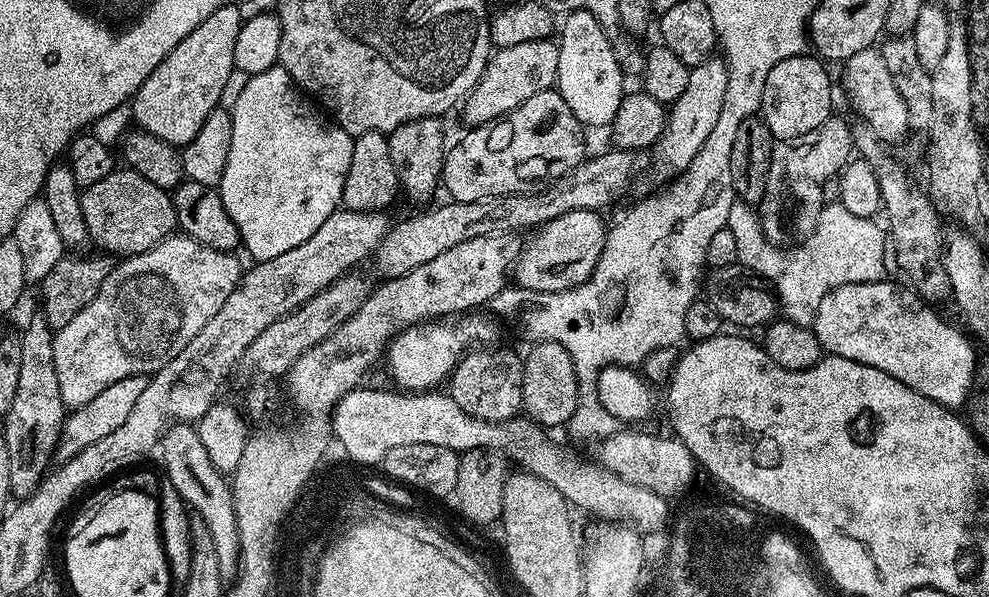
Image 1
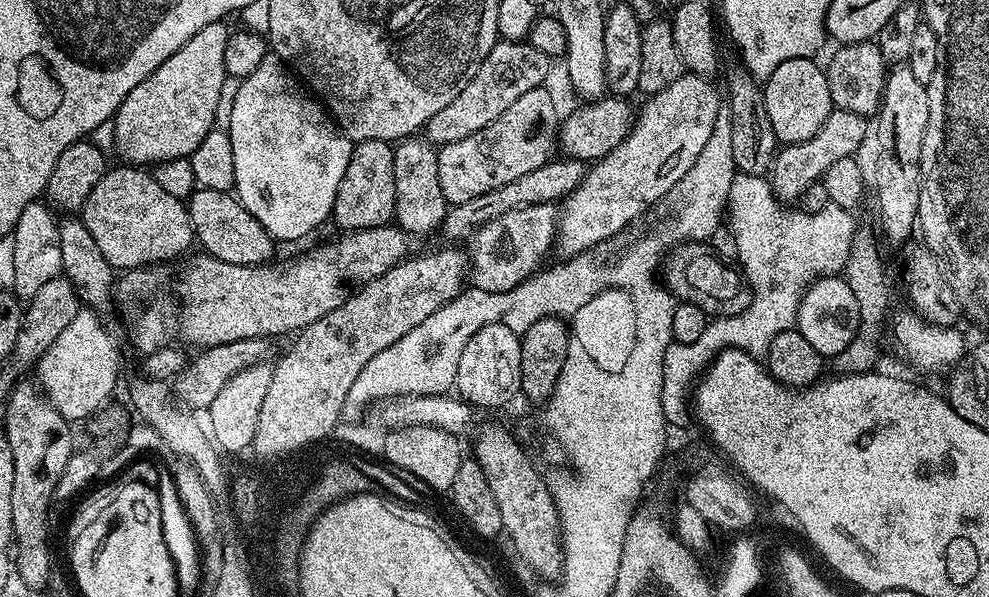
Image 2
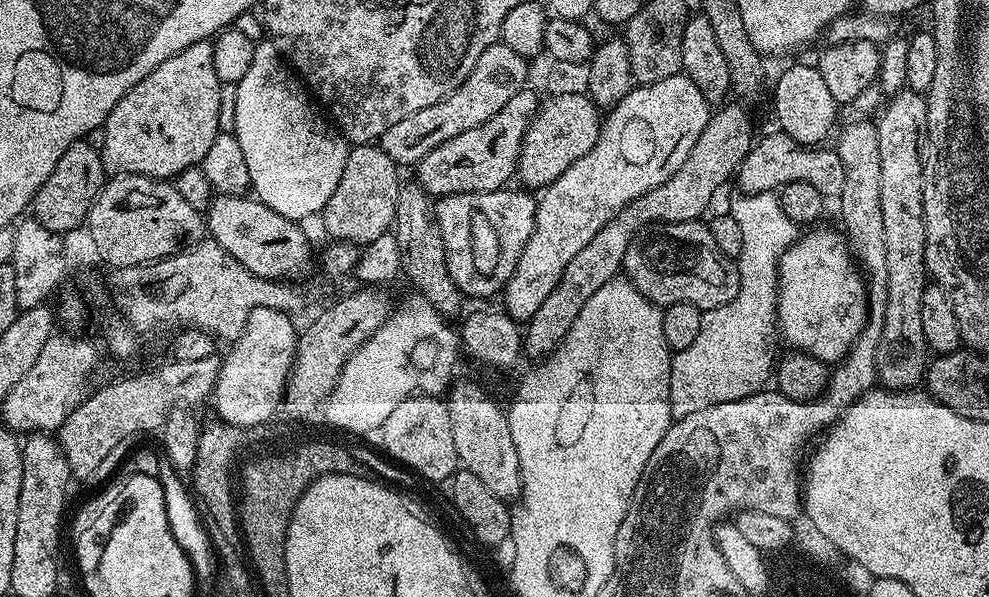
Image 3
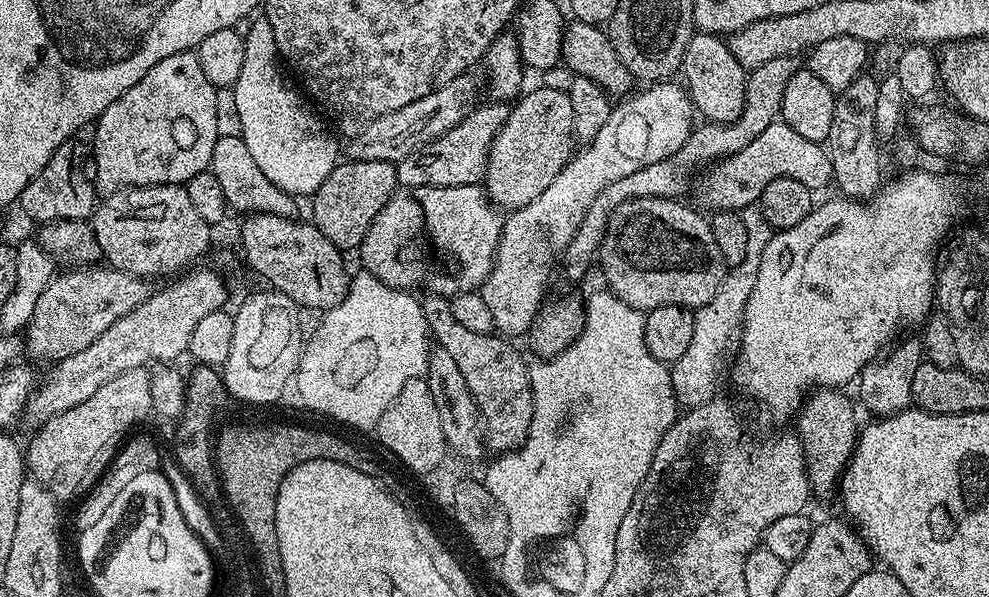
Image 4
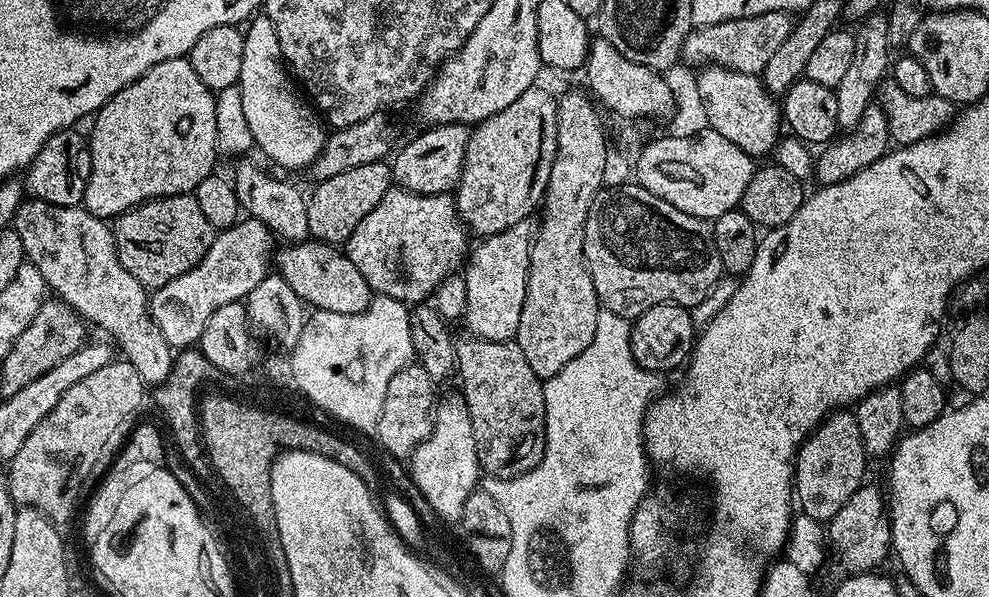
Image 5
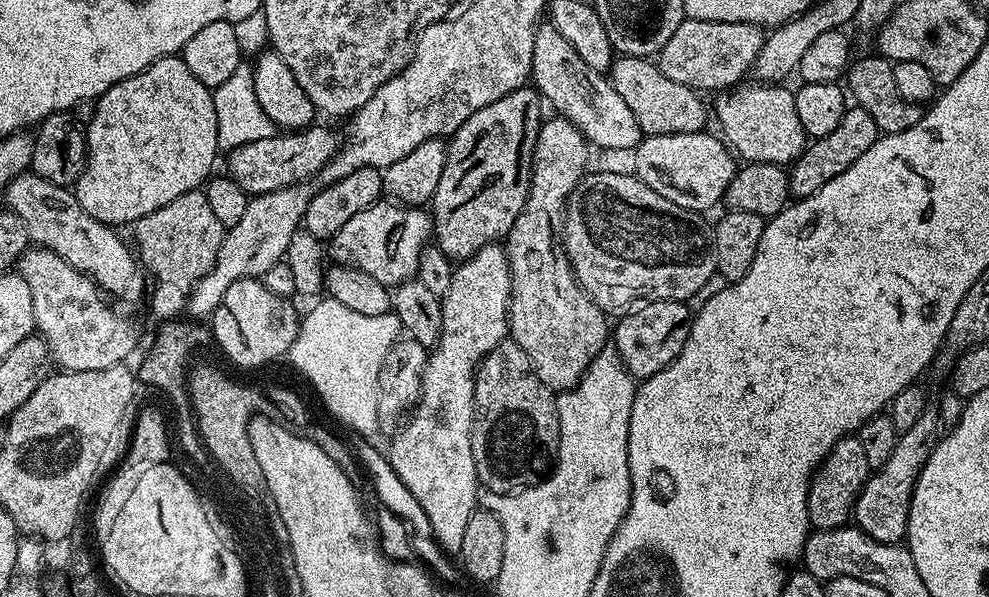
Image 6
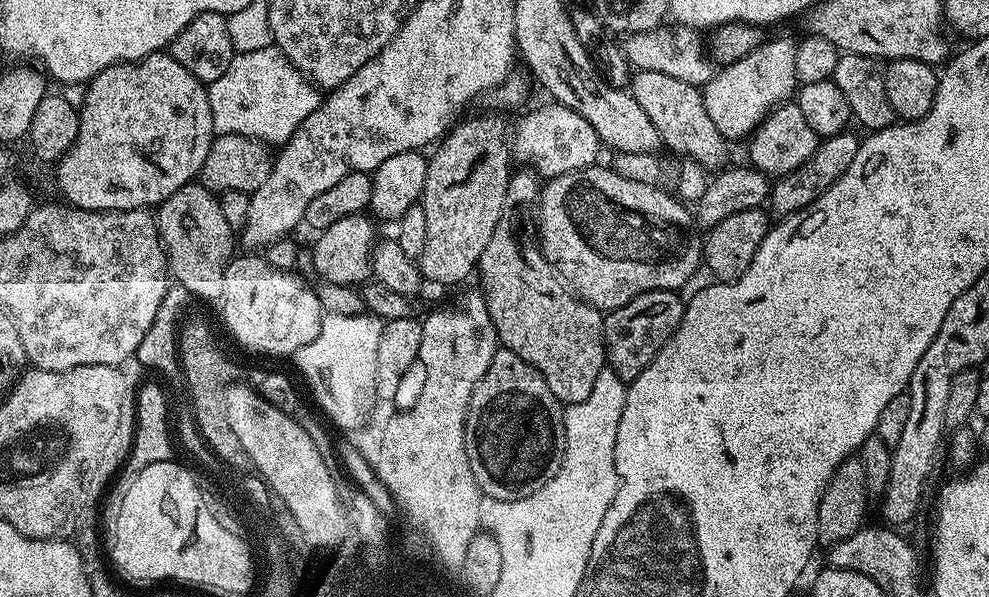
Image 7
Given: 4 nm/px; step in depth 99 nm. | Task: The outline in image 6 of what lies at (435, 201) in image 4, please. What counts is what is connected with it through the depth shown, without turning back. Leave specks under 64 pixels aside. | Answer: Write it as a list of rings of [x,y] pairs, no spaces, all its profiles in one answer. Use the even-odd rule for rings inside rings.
[[[381,198],[366,210],[354,214],[354,218],[350,218],[350,222],[327,241],[326,252],[337,264],[366,270],[366,274],[378,278],[378,282],[399,286],[416,276],[422,250],[433,236],[433,220],[423,207]]]

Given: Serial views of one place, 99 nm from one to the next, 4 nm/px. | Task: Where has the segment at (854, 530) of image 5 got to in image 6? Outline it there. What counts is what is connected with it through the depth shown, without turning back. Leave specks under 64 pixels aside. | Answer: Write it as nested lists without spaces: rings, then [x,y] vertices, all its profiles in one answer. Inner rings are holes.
[[[925,410],[910,430],[897,435],[894,454],[890,454],[885,464],[869,475],[863,490],[856,496],[855,527],[861,528],[870,538],[887,544],[899,544],[907,537],[914,486],[918,482],[922,466],[926,466],[926,458],[930,458],[938,443],[941,432],[939,413],[936,410]]]

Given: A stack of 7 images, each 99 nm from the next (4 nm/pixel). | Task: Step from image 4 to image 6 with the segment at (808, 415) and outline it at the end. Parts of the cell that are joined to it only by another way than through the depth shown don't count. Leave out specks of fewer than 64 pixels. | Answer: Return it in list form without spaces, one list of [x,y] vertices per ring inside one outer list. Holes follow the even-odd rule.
[[[859,435],[843,436],[812,475],[808,491],[808,522],[813,529],[842,528],[853,519],[856,496],[868,481],[870,469]]]

